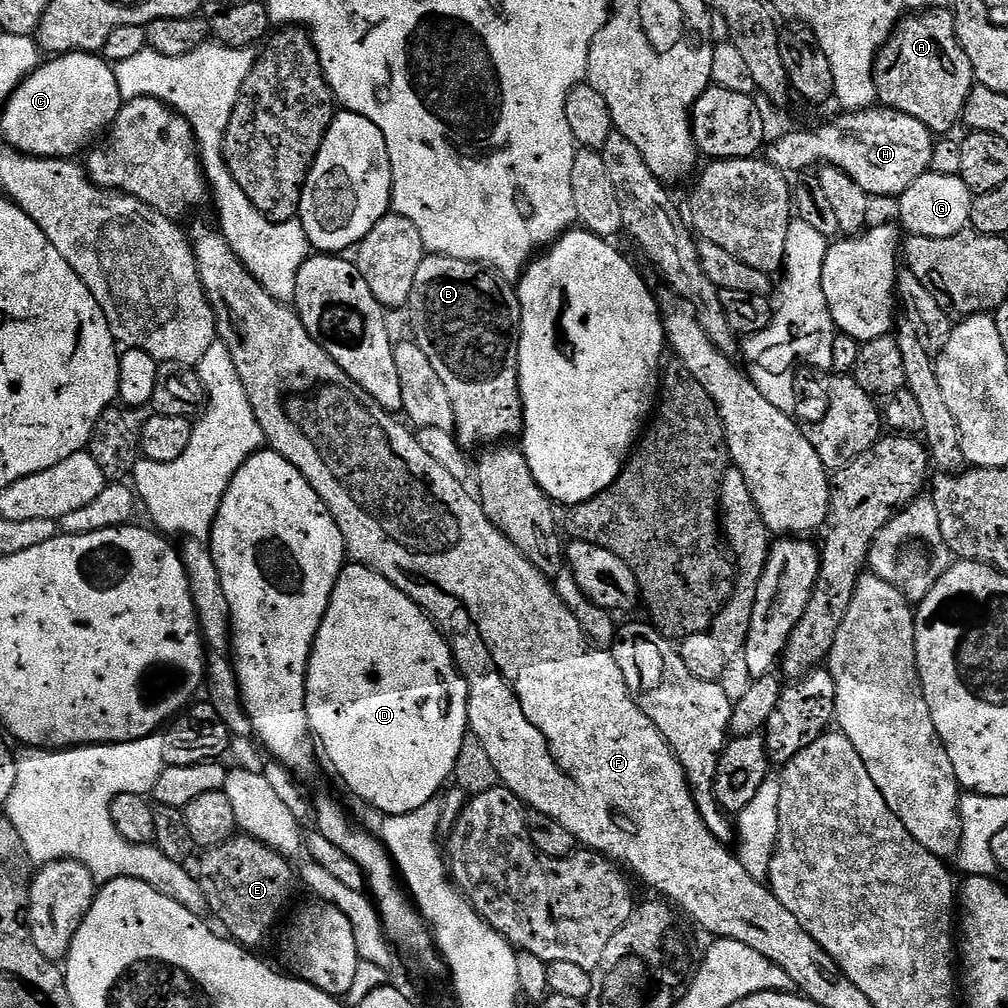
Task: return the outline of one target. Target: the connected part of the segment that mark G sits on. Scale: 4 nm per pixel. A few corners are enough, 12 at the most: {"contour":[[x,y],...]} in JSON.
{"contour":[[931,170],[899,193],[908,236],[956,236],[974,193]]}

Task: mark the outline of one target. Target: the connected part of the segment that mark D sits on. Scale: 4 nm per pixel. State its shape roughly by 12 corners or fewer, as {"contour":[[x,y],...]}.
{"contour":[[349,563],[312,643],[308,727],[385,817],[466,741],[449,641]]}

